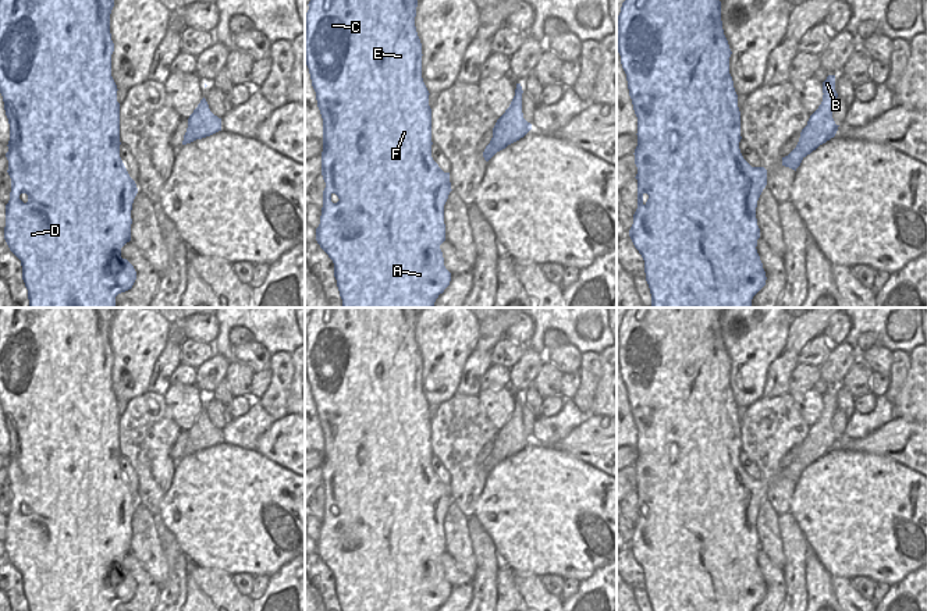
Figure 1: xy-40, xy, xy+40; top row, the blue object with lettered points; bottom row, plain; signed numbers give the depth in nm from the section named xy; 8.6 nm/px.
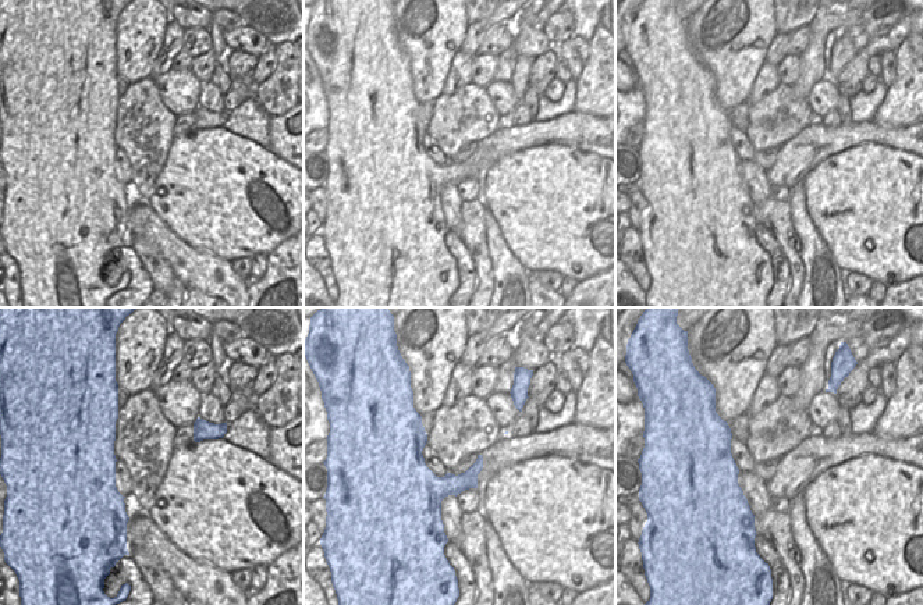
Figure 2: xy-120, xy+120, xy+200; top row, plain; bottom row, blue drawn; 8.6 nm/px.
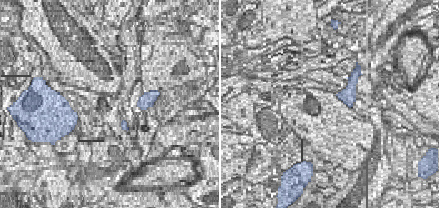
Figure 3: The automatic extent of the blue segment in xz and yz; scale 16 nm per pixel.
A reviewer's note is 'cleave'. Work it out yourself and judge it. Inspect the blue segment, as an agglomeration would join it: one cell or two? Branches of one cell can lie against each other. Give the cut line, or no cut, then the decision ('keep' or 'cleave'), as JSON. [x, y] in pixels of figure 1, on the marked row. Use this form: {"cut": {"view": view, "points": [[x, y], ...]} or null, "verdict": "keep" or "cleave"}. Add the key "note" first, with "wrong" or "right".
{"note": "wrong", "cut": null, "verdict": "keep"}

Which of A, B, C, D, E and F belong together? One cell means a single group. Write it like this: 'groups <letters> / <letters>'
groups A B C D E F

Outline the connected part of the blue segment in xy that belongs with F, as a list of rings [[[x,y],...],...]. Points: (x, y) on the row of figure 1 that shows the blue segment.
[[[310,0],[308,6],[305,58],[323,118],[322,175],[326,182],[316,241],[334,263],[342,308],[434,308],[451,281],[440,245],[445,241],[444,205],[452,189],[450,173],[444,173],[431,157],[430,93],[422,78],[422,43],[415,26],[418,0]]]

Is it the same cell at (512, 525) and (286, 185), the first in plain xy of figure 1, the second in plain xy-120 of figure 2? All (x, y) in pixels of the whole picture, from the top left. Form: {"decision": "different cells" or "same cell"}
{"decision": "same cell"}

